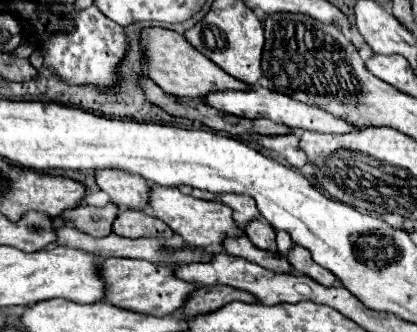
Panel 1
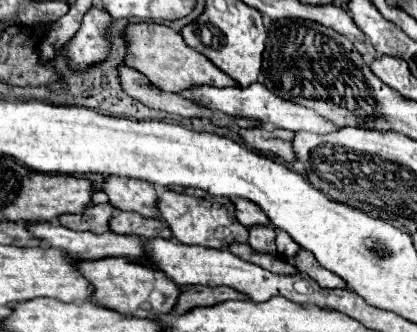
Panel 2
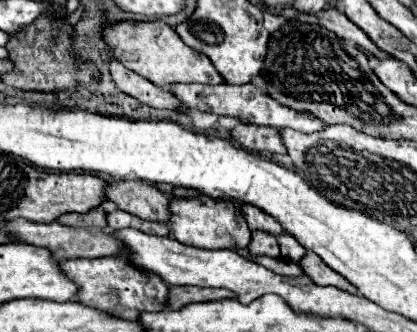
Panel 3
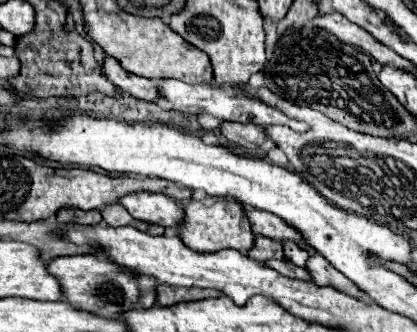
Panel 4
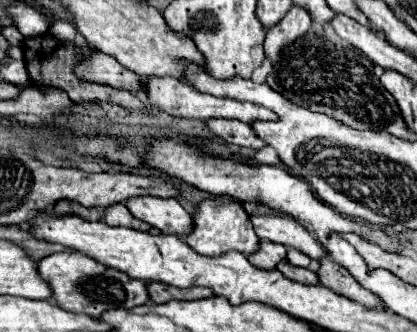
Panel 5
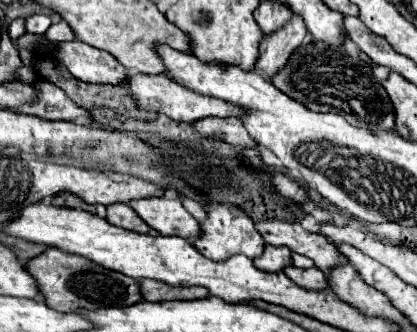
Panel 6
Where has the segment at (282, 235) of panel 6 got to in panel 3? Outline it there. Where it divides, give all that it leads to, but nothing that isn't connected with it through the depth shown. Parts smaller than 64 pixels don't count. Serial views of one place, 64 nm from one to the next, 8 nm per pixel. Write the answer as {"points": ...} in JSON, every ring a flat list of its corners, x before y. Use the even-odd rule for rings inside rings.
{"points":[[242,204,240,210,244,212,244,218,248,220,248,226,250,226,252,230,270,232,270,234,274,234,274,236,284,234,284,228,282,228,272,216,268,216,266,212,260,212,258,208,252,208,250,204]]}

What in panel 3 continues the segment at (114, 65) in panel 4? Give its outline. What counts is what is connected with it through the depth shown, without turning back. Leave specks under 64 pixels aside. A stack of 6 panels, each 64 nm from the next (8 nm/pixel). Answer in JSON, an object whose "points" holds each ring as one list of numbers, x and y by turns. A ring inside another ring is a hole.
{"points":[[116,58,110,60,110,74,112,74,112,80,116,82,116,86,124,94,130,94,132,98,136,98,142,104,148,104,152,108,170,108,170,110,180,108,180,102,172,96,170,90,160,88,154,82,130,72]]}

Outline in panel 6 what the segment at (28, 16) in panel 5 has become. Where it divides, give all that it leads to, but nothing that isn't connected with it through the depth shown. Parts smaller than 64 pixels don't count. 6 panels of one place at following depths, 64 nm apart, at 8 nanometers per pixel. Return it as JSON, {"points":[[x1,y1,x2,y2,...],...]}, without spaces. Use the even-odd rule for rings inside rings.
{"points":[[34,14,30,18,26,18,26,30,32,34,44,34,50,28,52,20,46,14]]}

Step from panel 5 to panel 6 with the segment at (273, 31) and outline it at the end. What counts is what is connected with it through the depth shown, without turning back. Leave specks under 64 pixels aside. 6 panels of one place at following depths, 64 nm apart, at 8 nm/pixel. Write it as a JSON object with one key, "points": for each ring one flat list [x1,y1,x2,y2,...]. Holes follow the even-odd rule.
{"points":[[292,16,288,26,262,38,260,56,258,56,254,68,262,70,270,78,276,76,276,72,280,72,288,64,290,56,302,44,304,38,306,38,304,22,300,22,298,16]]}

